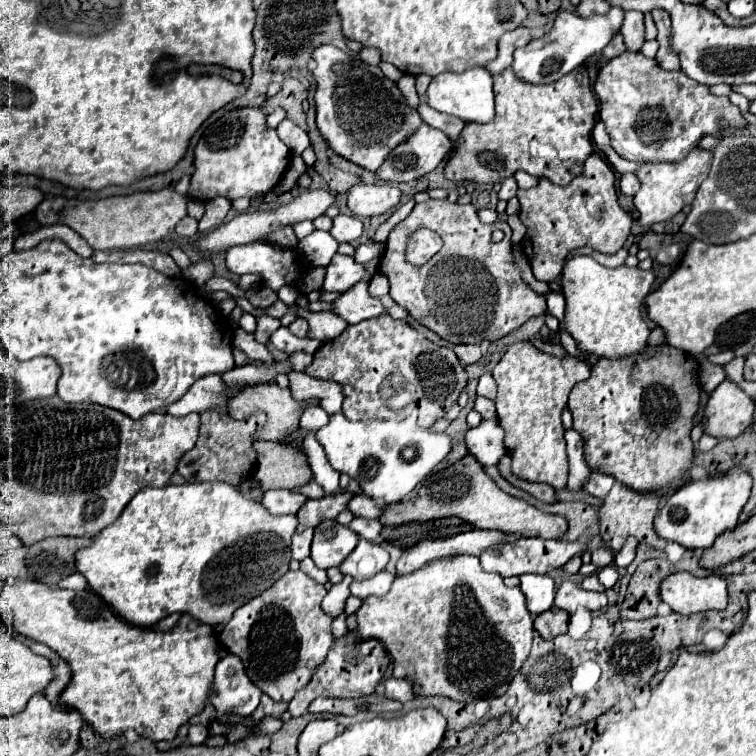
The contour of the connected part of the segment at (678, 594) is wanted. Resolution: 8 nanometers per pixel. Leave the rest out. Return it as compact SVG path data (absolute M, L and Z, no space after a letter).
M672 573L660 585L660 597L672 611L690 615L710 609L724 609L728 603L726 583L720 575L694 577L690 573Z

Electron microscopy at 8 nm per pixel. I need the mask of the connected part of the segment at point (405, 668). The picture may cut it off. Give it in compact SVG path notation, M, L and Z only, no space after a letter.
M458 555L458 557L448 557L448 559L438 559L438 561L432 561L424 567L420 567L418 571L414 573L408 573L408 575L398 575L392 583L392 589L388 591L386 597L368 597L362 601L362 607L358 609L356 613L356 619L358 619L358 625L356 625L356 633L360 639L368 641L368 639L376 639L380 641L386 651L390 653L392 657L392 665L394 665L394 677L398 679L406 679L412 683L414 687L414 695L418 697L428 697L428 695L438 695L438 697L448 697L448 699L456 699L456 701L462 701L462 703L474 703L474 701L480 701L480 699L492 699L492 697L500 697L508 683L512 681L512 677L518 673L518 669L522 667L524 659L528 657L530 653L530 647L532 647L532 617L530 617L530 611L526 607L526 599L524 599L524 593L520 591L520 587L506 587L502 577L500 575L492 575L492 573L484 573L480 569L480 563L478 563L478 557L474 555Z

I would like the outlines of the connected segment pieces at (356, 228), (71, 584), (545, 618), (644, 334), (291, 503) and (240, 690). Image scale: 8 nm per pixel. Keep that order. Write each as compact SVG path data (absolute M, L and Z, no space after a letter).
M338 215L334 217L334 225L330 233L340 241L340 243L350 243L362 235L362 221L356 215Z
M74 573L74 575L66 577L66 579L62 579L62 581L58 583L58 587L62 587L62 589L74 589L74 591L80 591L80 589L86 589L86 587L88 587L88 583L86 583L84 575Z
M548 609L544 615L538 615L534 619L534 629L544 637L552 639L568 631L568 613L562 609Z
M576 255L564 265L562 293L566 297L566 331L576 339L578 349L608 359L642 353L648 347L650 327L642 319L644 299L654 283L652 271L638 267L608 269L590 255Z
M276 489L266 491L262 497L262 505L272 515L286 515L286 513L298 513L298 509L308 501L306 495L292 491L292 489Z
M232 653L222 657L216 665L214 691L216 697L212 703L222 715L250 717L260 705L262 697L262 691L248 679L240 659Z

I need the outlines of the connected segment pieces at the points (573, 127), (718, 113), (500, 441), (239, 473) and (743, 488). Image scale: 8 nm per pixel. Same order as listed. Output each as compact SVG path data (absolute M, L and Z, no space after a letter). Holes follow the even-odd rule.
M578 67L550 85L524 83L516 79L512 69L506 69L494 75L494 95L496 117L486 125L468 123L464 127L462 119L438 113L426 101L420 103L418 111L430 127L444 131L450 141L458 139L444 169L446 179L492 185L512 177L516 171L524 171L538 179L566 185L582 173L584 161L594 151L592 129L598 115L598 101L590 89L586 67Z
M624 51L622 55L608 61L598 73L594 91L600 99L600 119L604 121L606 131L612 139L612 147L620 157L624 157L628 161L638 161L638 163L680 161L692 149L696 149L696 145L702 137L712 135L712 137L720 139L724 135L720 121L726 121L730 125L730 129L736 129L736 131L748 127L740 109L734 107L728 97L712 95L708 85L688 79L688 75L684 75L684 71L680 71L680 69L666 71L656 63L656 59L648 59L642 53Z
M496 419L482 421L478 427L466 431L466 445L470 453L484 465L498 465L500 459L508 453L504 445L504 427Z
M204 411L200 415L200 435L196 445L182 455L178 463L178 473L186 481L226 481L234 487L238 487L242 481L246 481L254 467L256 467L256 449L254 449L254 431L264 427L266 415L256 413L248 421L234 421L228 413L220 411ZM222 415L222 419L220 419ZM236 423L236 425L234 425Z
M730 471L720 479L708 479L704 483L690 481L684 487L680 487L666 505L658 511L654 527L656 533L666 539L680 543L686 549L706 549L712 547L716 537L724 533L726 529L734 529L738 523L738 515L748 501L752 489L750 475L742 471Z

